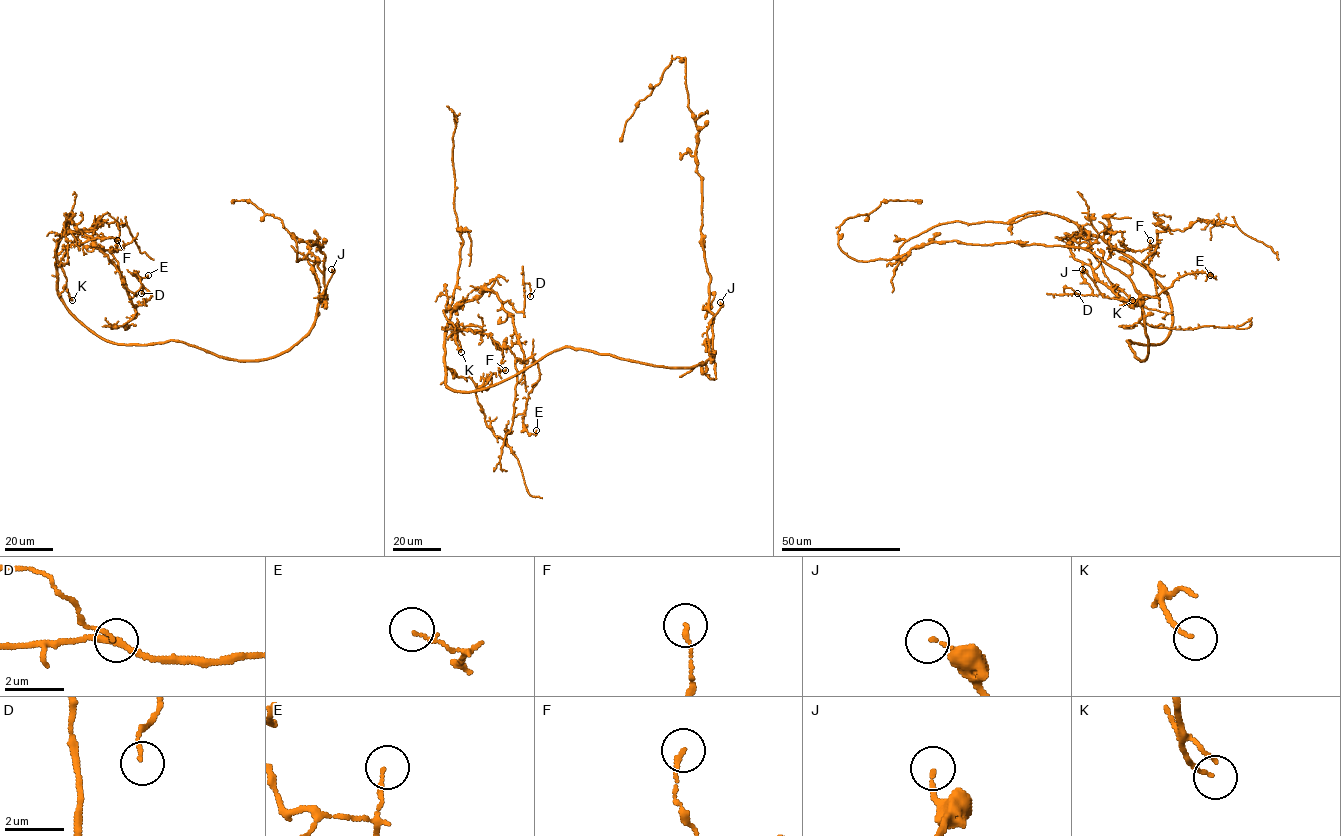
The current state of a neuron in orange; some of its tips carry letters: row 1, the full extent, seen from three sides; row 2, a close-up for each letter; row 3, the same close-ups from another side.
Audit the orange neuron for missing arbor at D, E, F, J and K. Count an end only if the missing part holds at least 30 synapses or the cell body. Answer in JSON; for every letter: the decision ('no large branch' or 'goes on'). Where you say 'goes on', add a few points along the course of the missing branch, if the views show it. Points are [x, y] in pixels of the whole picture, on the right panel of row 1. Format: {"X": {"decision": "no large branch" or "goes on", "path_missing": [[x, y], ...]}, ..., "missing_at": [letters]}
{"D": {"decision": "no large branch"}, "E": {"decision": "no large branch"}, "F": {"decision": "no large branch"}, "J": {"decision": "no large branch"}, "K": {"decision": "no large branch"}, "missing_at": []}

